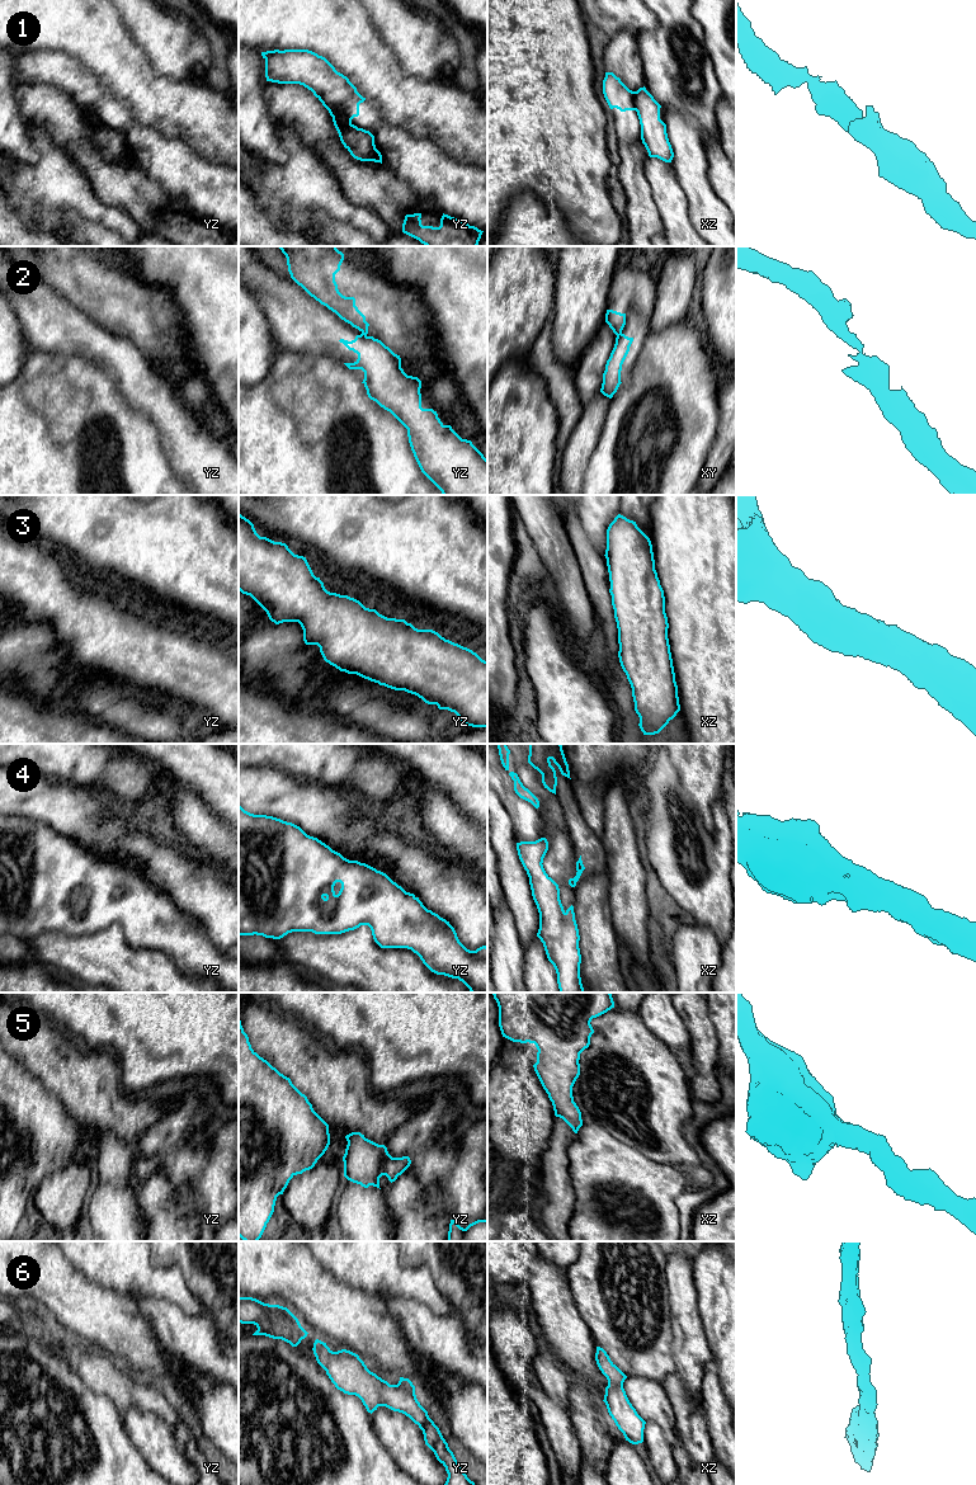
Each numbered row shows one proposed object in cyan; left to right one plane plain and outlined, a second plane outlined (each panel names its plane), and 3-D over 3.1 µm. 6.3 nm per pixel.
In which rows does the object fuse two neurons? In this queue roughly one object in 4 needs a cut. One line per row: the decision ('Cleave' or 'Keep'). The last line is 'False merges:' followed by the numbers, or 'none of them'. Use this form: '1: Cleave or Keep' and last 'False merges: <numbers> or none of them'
1: Cleave
2: Cleave
3: Keep
4: Keep
5: Keep
6: Keep
False merges: 1, 2

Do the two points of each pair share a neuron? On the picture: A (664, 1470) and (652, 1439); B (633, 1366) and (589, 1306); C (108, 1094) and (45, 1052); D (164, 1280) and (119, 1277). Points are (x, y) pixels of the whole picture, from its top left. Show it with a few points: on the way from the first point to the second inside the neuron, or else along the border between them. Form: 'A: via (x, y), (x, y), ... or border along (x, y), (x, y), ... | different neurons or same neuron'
A: via (663, 1462), (658, 1447) | same neuron
B: via (627, 1351), (604, 1321) | same neuron
C: via (93, 1092), (60, 1065) | same neuron
D: via (152, 1280), (131, 1274) | same neuron

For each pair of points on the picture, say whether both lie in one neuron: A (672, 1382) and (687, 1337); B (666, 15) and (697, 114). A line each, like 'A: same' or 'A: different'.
A: different
B: same

